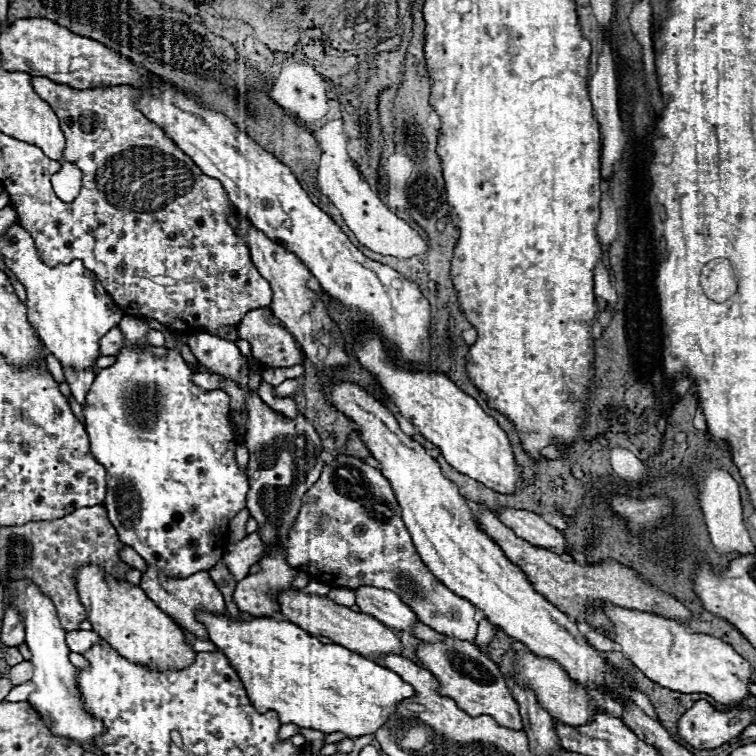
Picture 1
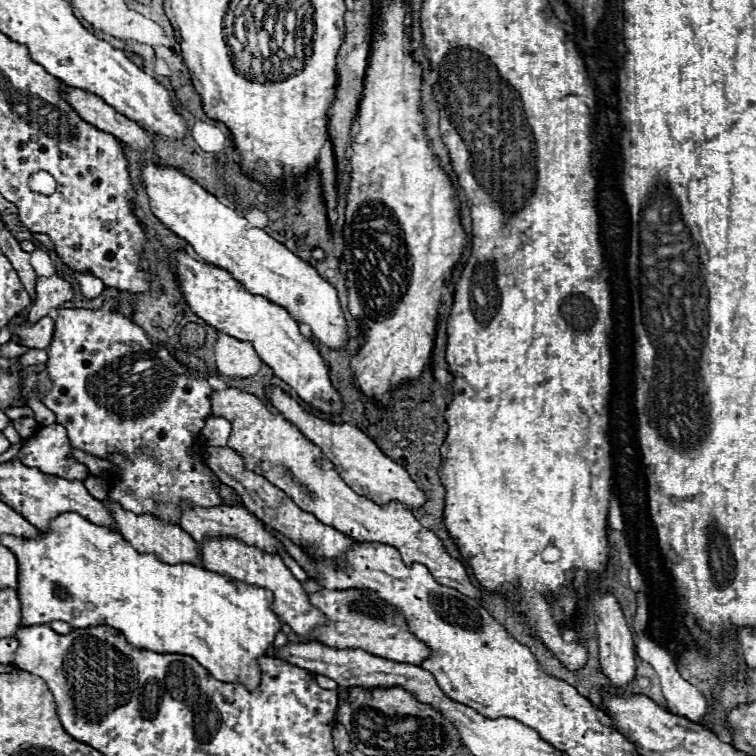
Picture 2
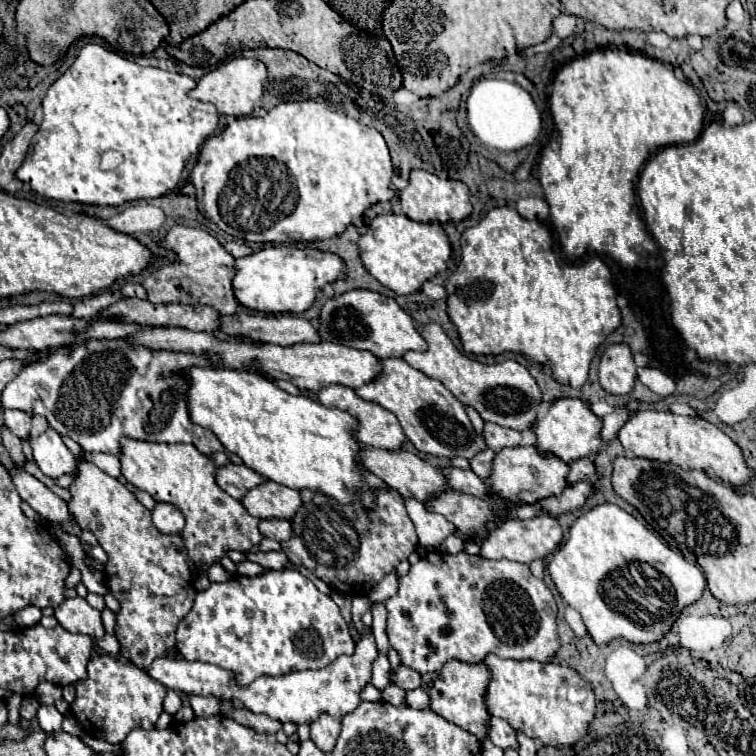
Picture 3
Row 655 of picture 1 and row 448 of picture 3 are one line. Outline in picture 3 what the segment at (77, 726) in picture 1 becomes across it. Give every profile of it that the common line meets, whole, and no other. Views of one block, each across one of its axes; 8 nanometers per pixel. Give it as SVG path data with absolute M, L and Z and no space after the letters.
M48 428L40 436L30 436L30 446L32 446L34 462L50 478L60 478L62 474L72 472L76 468L74 454L62 442L60 434L52 428Z

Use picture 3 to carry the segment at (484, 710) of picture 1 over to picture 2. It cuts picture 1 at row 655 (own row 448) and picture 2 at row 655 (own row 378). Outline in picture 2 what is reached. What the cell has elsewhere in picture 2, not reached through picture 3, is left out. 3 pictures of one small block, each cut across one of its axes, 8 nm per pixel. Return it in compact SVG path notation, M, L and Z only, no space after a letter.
M348 588L348 590L334 590L334 592L322 590L310 594L310 602L330 618L330 626L322 626L312 632L326 646L362 648L374 656L382 656L398 664L414 664L414 666L420 666L424 660L432 656L432 648L428 648L422 640L418 640L410 632L406 618L398 612L398 608L386 604L384 600L378 600L374 592L366 592L362 588Z

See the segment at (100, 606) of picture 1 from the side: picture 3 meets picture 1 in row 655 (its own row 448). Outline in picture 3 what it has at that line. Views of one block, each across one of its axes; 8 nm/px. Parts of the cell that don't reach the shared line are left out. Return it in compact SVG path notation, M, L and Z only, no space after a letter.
M124 436L120 440L120 464L122 476L130 484L146 490L156 502L170 502L182 510L186 518L182 538L186 542L190 568L194 572L200 570L200 564L204 562L216 564L226 554L226 550L248 552L262 540L258 530L260 520L250 516L238 500L218 488L214 482L216 466L192 444L160 444Z

